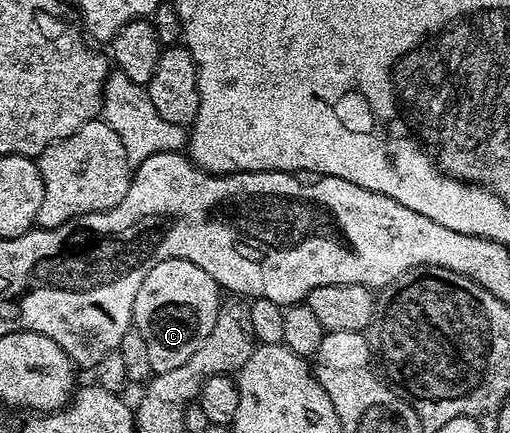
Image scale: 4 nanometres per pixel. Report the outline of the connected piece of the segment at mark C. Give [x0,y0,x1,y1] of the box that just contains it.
[131,258,221,371]

